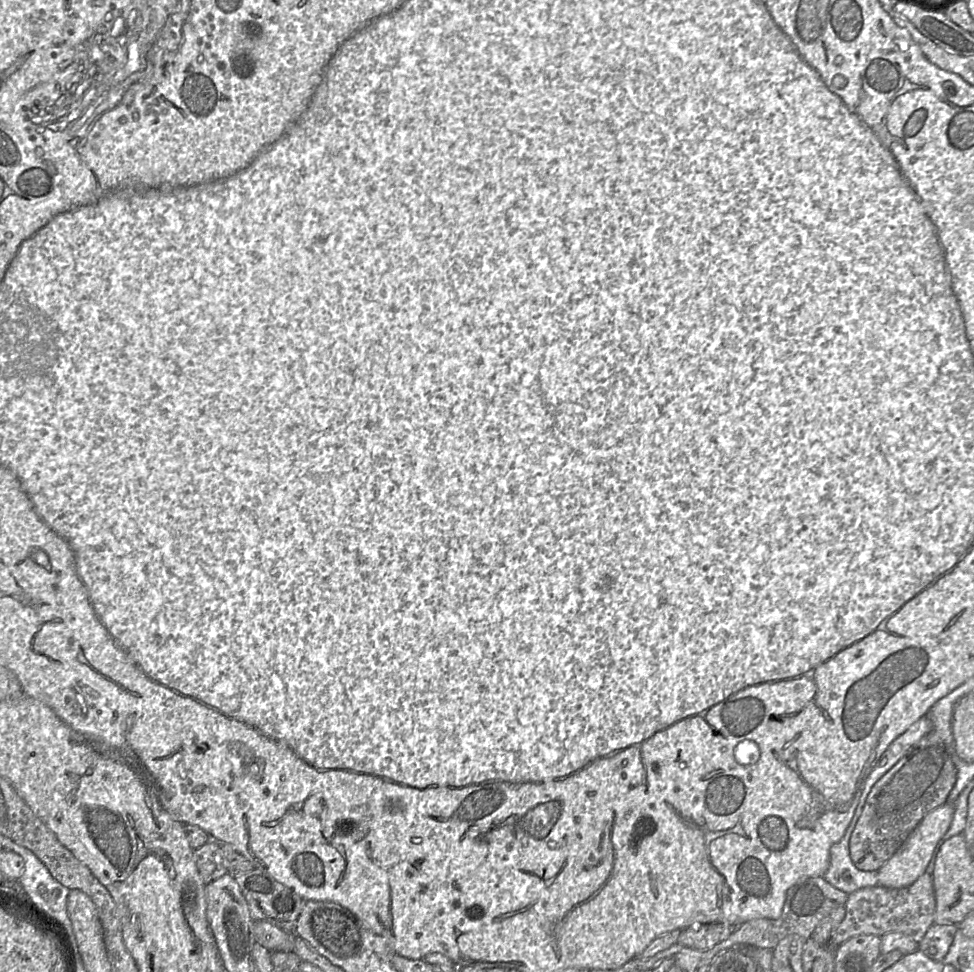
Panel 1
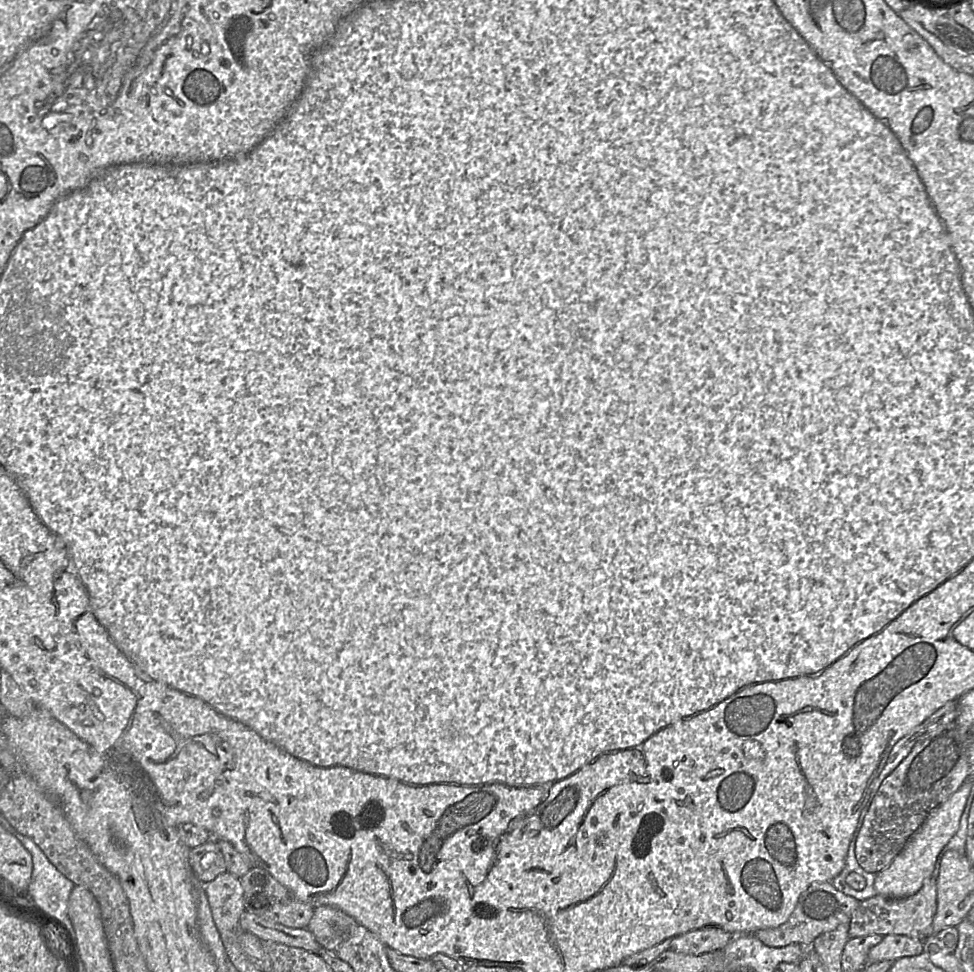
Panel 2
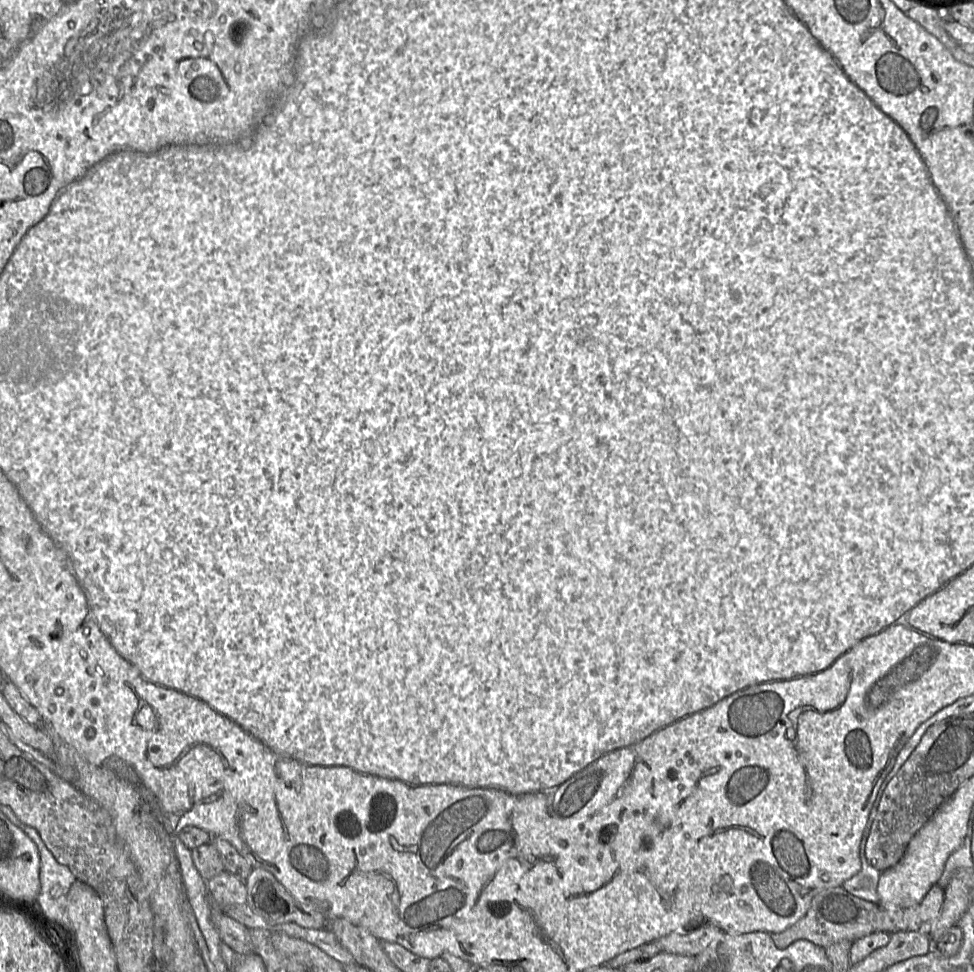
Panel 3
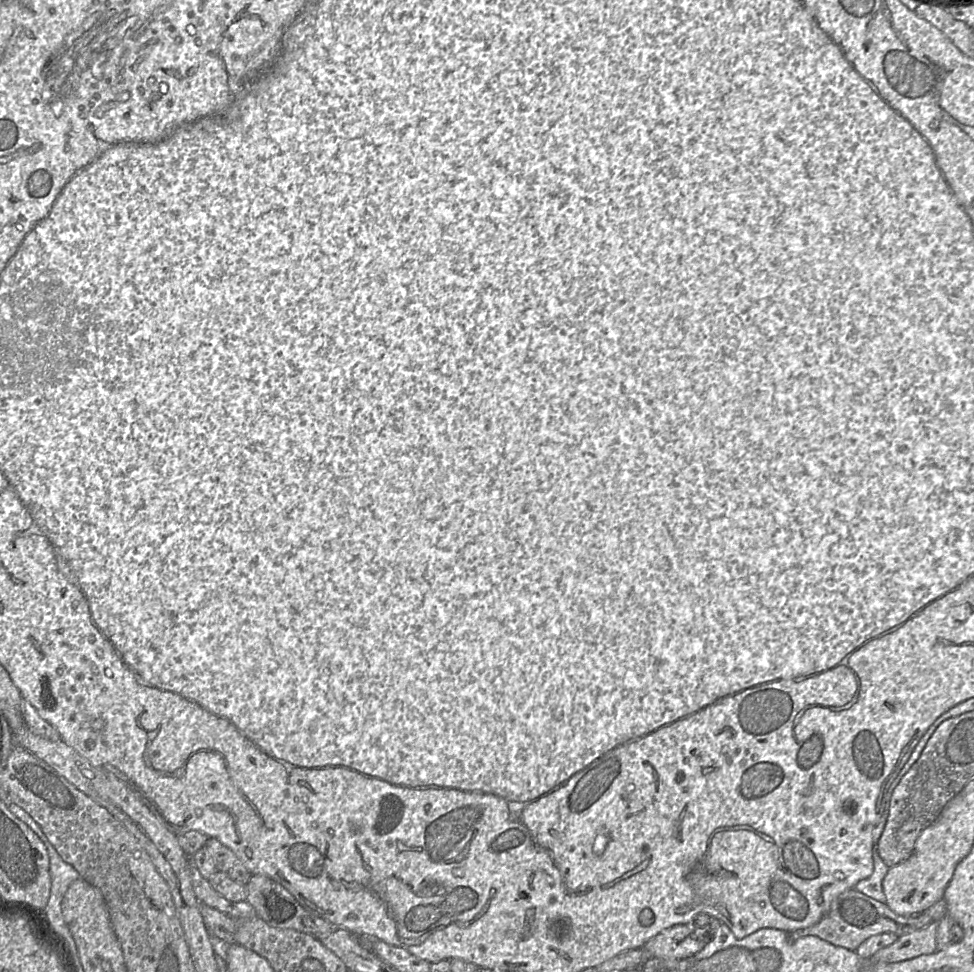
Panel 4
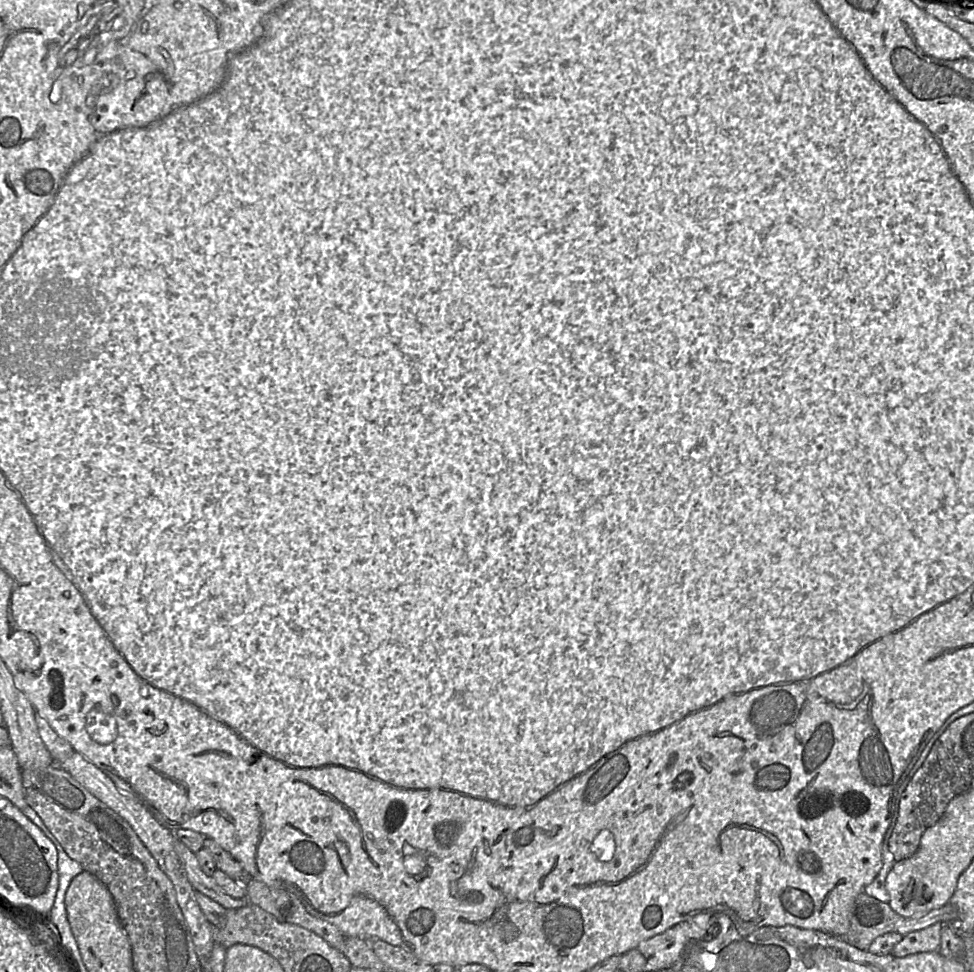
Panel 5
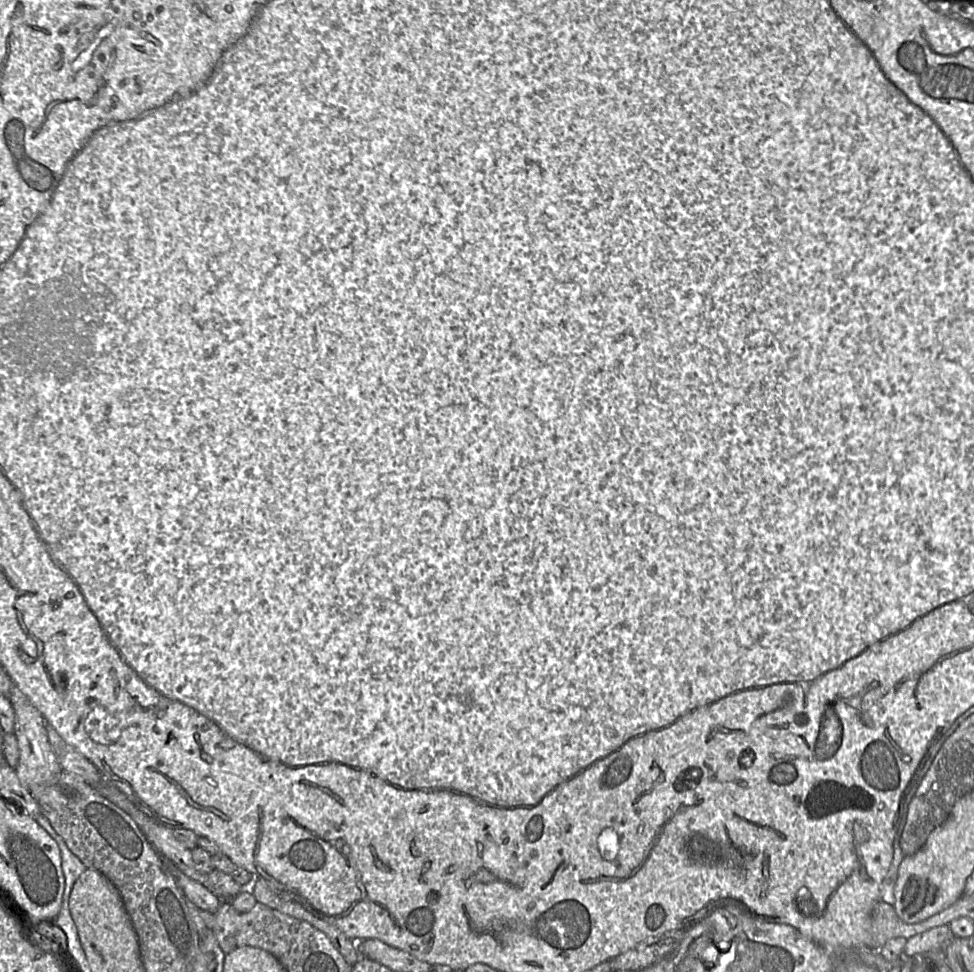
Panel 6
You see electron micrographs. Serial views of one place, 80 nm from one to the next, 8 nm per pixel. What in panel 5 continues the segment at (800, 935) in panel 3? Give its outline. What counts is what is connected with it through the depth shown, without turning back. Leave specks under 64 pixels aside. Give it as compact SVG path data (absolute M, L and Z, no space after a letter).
M862 892L855 899L851 912L850 928L848 932L840 938L857 949L868 951L873 940L883 934L894 932L904 936L910 932L924 929L936 923L949 924L956 919L958 919L958 911L951 904L930 910L918 917L906 918L897 914L888 903L879 901L867 895L865 892Z

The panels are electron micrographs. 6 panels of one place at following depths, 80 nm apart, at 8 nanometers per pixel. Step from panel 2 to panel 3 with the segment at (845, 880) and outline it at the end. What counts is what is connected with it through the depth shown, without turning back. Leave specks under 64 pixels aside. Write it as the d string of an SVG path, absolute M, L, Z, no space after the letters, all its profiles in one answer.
M869 820L860 844L861 870L852 878L846 880L841 886L850 894L869 902L879 903L877 886L881 872L869 864L864 855L864 846L869 834Z

